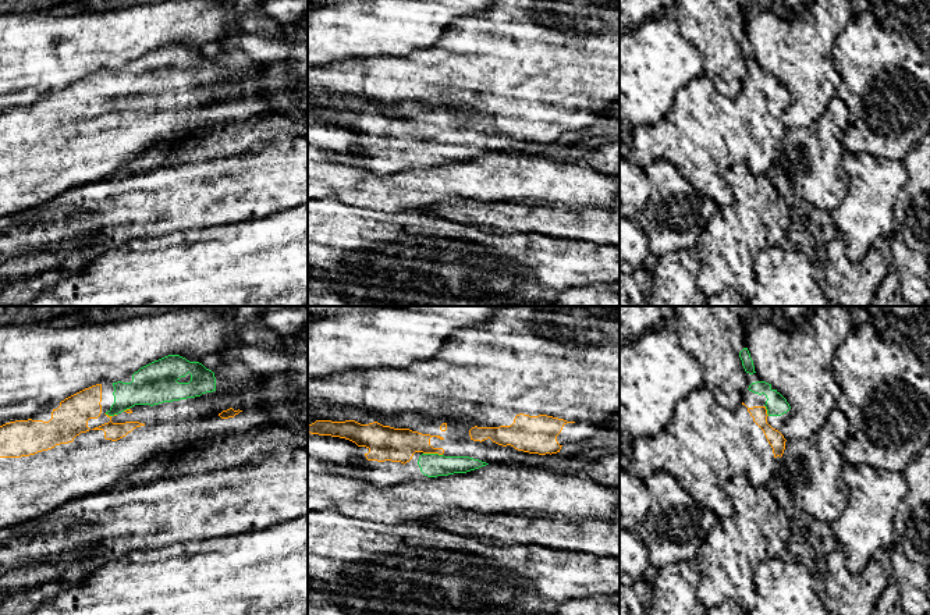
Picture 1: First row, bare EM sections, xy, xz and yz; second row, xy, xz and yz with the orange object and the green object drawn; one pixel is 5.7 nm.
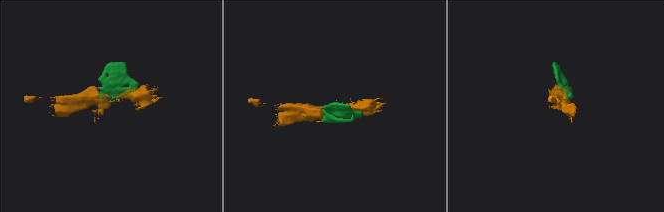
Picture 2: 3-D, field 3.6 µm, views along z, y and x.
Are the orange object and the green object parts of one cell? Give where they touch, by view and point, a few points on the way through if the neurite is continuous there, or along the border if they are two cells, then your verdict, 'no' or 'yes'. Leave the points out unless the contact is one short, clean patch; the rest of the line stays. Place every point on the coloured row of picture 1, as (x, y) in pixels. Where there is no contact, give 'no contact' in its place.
xz (433, 452) | across xz (391, 444), (422, 444), (433, 452), (432, 465) | yes

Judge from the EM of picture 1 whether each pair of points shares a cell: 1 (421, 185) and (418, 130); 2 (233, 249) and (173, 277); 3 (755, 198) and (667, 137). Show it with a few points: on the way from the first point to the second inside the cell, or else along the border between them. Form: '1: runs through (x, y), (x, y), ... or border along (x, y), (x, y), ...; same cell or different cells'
1: border along (460, 160), (428, 166); different cells
2: runs through (217, 259), (203, 263), (188, 273); same cell
3: border along (742, 162), (737, 162), (724, 174), (733, 203); different cells

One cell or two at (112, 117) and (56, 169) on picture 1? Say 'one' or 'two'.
one

